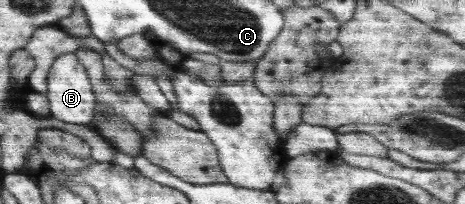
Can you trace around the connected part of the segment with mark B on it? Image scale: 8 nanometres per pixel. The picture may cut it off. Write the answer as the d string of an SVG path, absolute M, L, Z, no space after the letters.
M66 53L55 57L47 74L48 89L44 95L49 104L49 113L54 119L64 123L76 123L76 125L88 125L92 123L93 110L95 109L95 97L92 85L85 81L85 77L77 56Z

